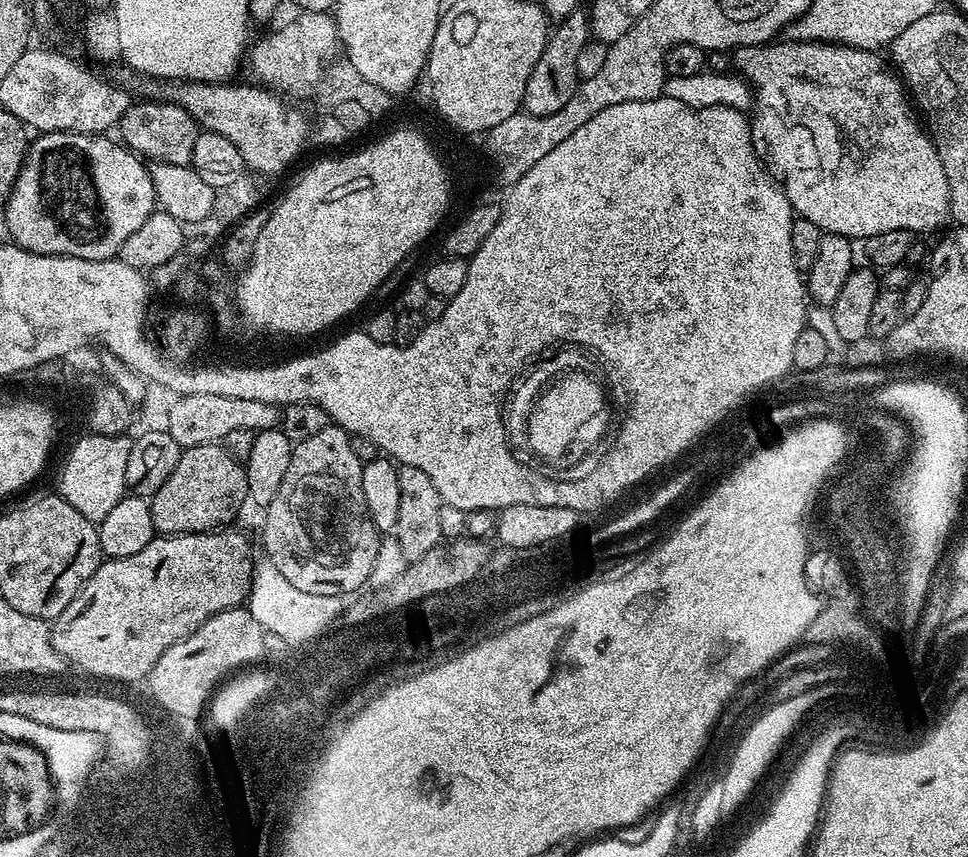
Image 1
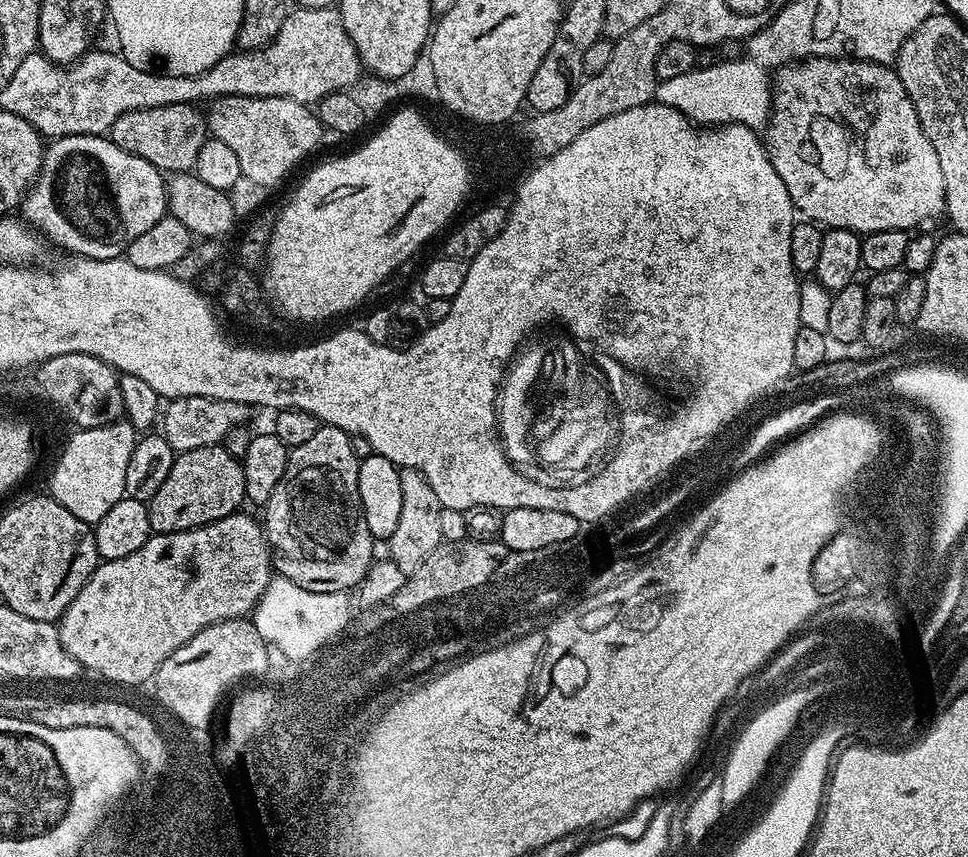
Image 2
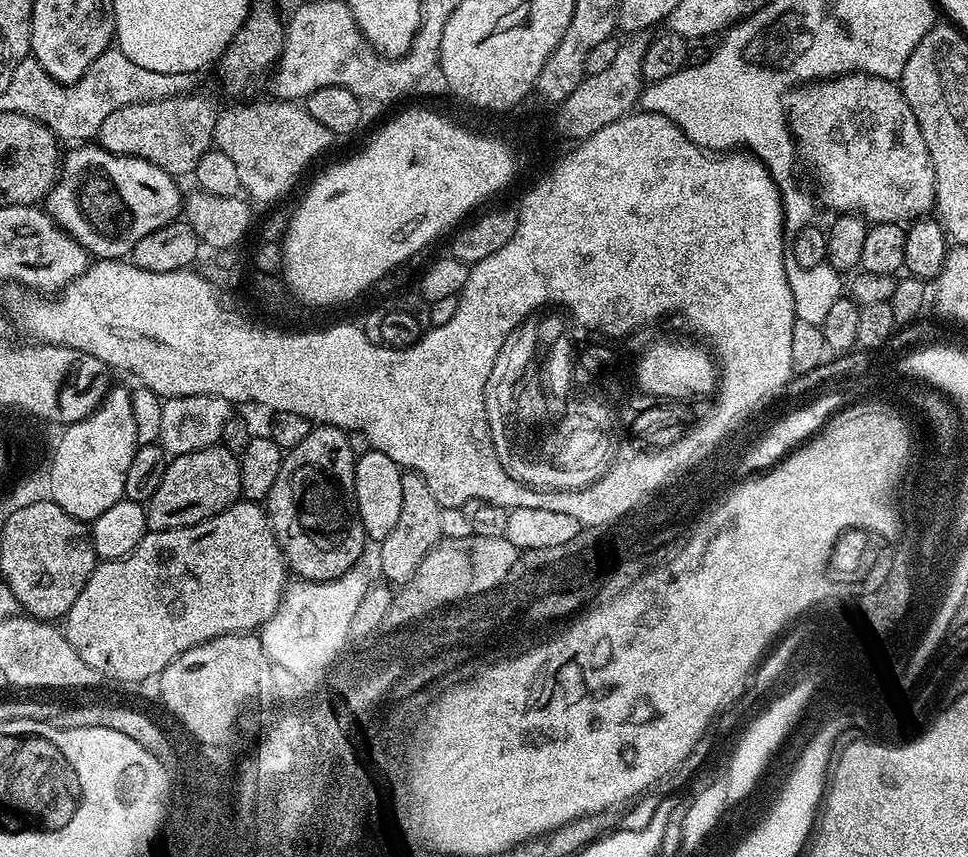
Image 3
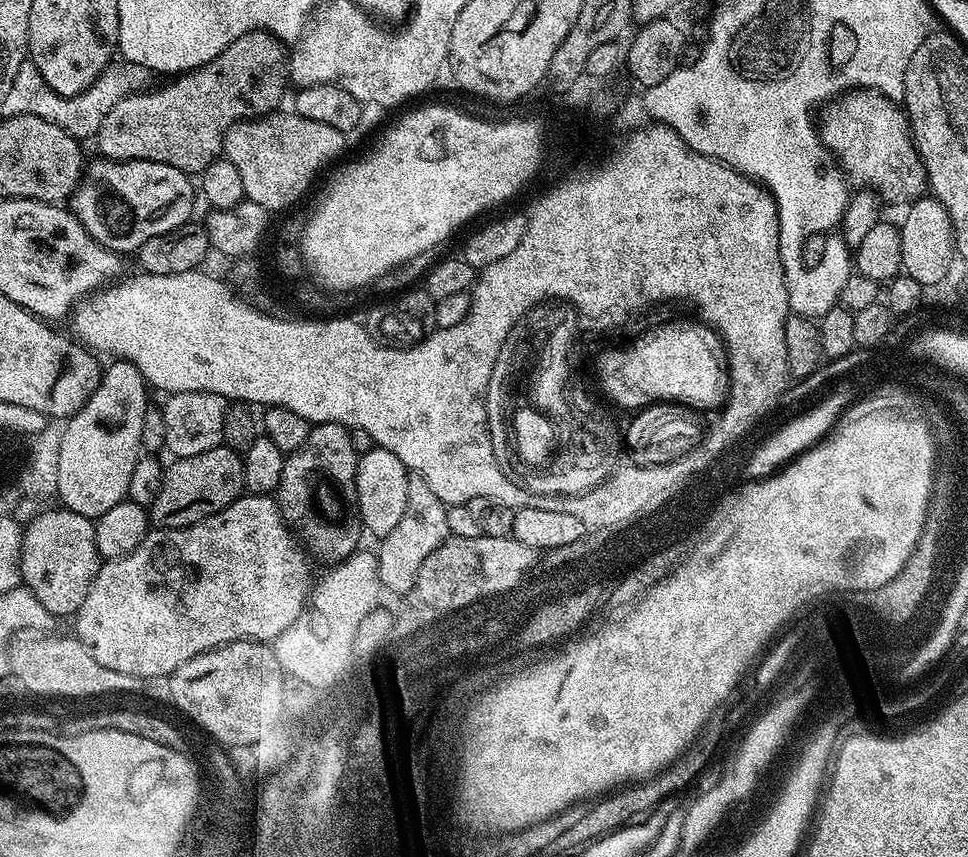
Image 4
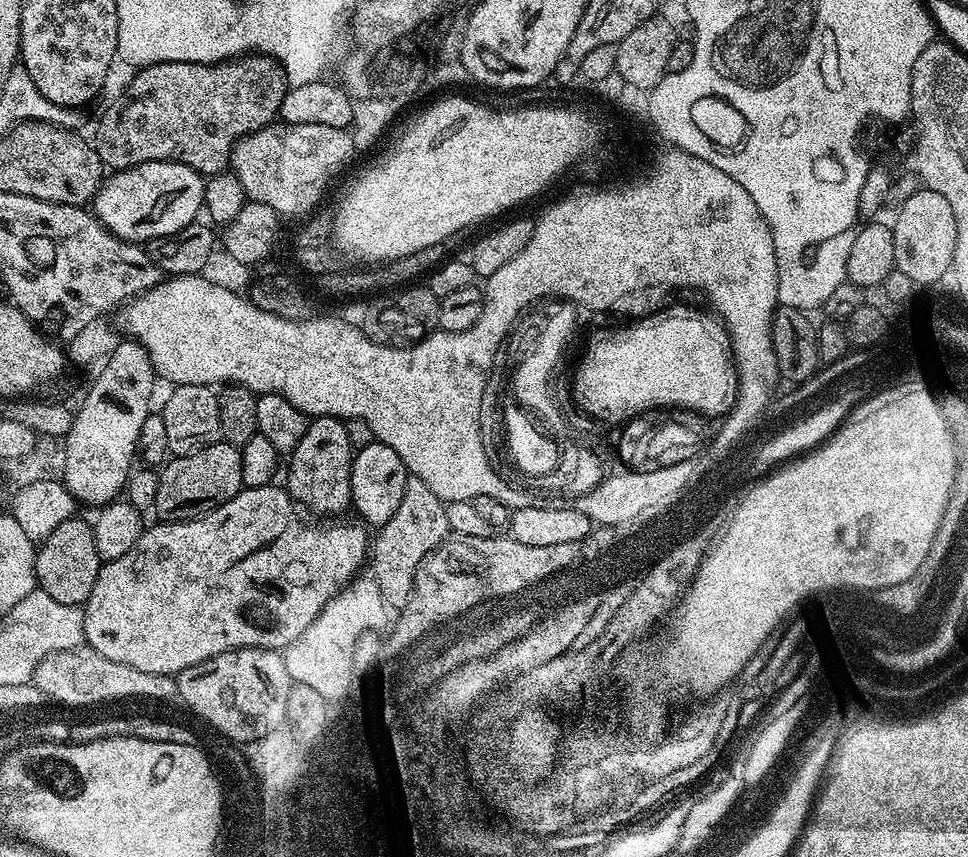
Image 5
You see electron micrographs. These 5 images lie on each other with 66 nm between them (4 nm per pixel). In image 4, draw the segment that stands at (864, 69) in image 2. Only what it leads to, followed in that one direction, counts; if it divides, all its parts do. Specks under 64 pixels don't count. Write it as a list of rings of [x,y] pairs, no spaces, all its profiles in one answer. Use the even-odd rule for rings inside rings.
[[[871,88],[845,92],[819,113],[818,131],[820,139],[849,181],[857,180],[857,185],[871,188],[885,201],[912,202],[925,195],[928,176],[920,155],[916,153],[908,117],[897,101]]]

